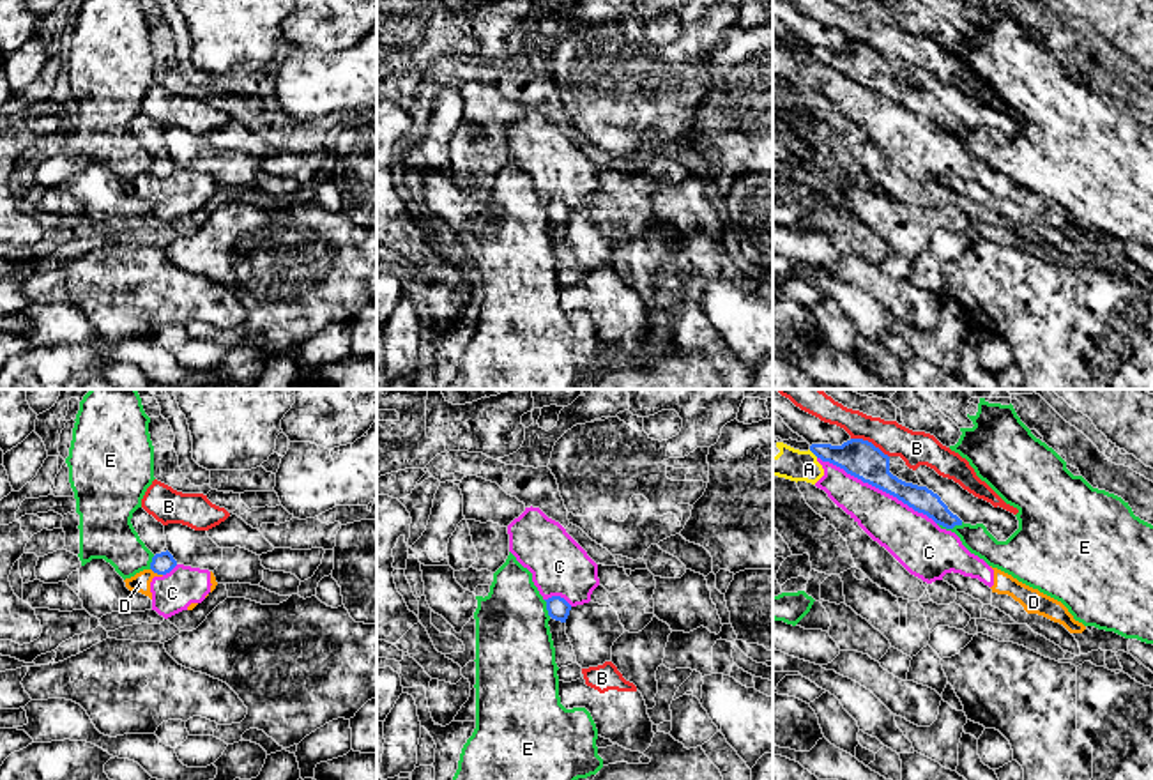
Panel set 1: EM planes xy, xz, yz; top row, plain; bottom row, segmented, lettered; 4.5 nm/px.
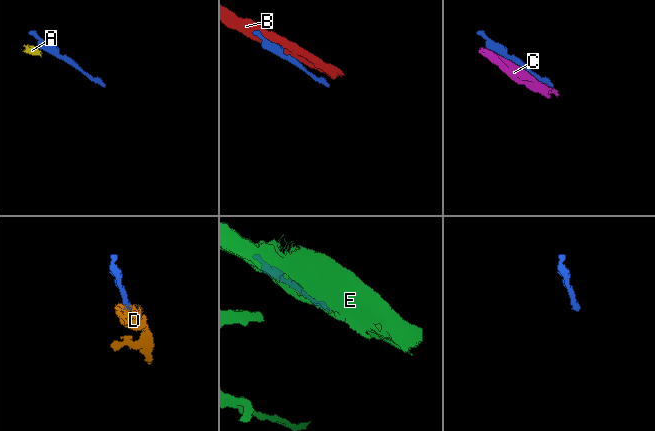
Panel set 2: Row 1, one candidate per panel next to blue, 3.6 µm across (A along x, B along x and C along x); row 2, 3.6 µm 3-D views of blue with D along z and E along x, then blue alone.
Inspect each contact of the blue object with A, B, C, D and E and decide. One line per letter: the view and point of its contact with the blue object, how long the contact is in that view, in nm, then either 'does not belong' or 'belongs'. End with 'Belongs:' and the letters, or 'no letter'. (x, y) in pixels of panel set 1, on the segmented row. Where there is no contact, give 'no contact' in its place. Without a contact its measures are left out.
A: yz (814, 453) | 60 nm | does not belong
B: yz (870, 443) | 200 nm | does not belong
C: yz (878, 487) | 600 nm | does not belong
D: xy (156, 572) | 70 nm | does not belong
E: yz (950, 527) | 120 nm | does not belong
Belongs: no letter

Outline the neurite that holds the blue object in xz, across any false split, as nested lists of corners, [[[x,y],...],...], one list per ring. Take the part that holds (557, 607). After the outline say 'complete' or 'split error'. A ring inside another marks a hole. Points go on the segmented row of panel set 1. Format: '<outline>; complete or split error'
[[[552,596],[545,601],[550,616],[548,626],[555,647],[555,663],[559,669],[568,667],[576,661],[573,646],[566,635],[566,619],[569,616],[571,605],[561,596]]]; split error

